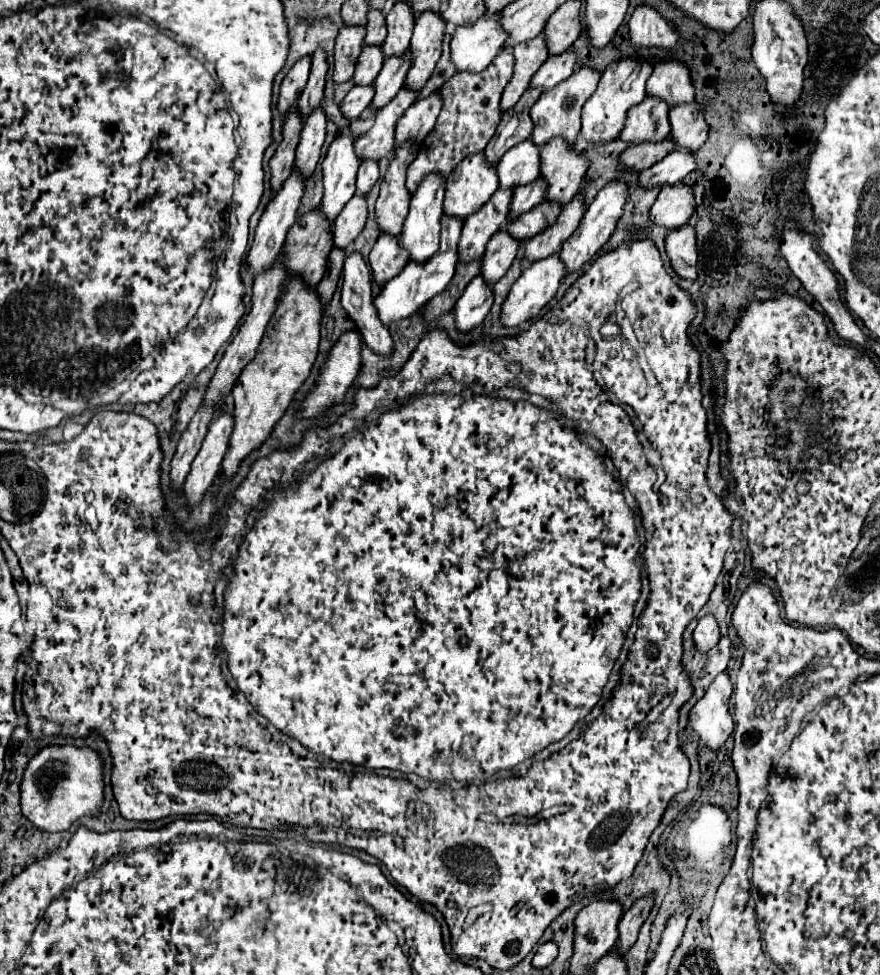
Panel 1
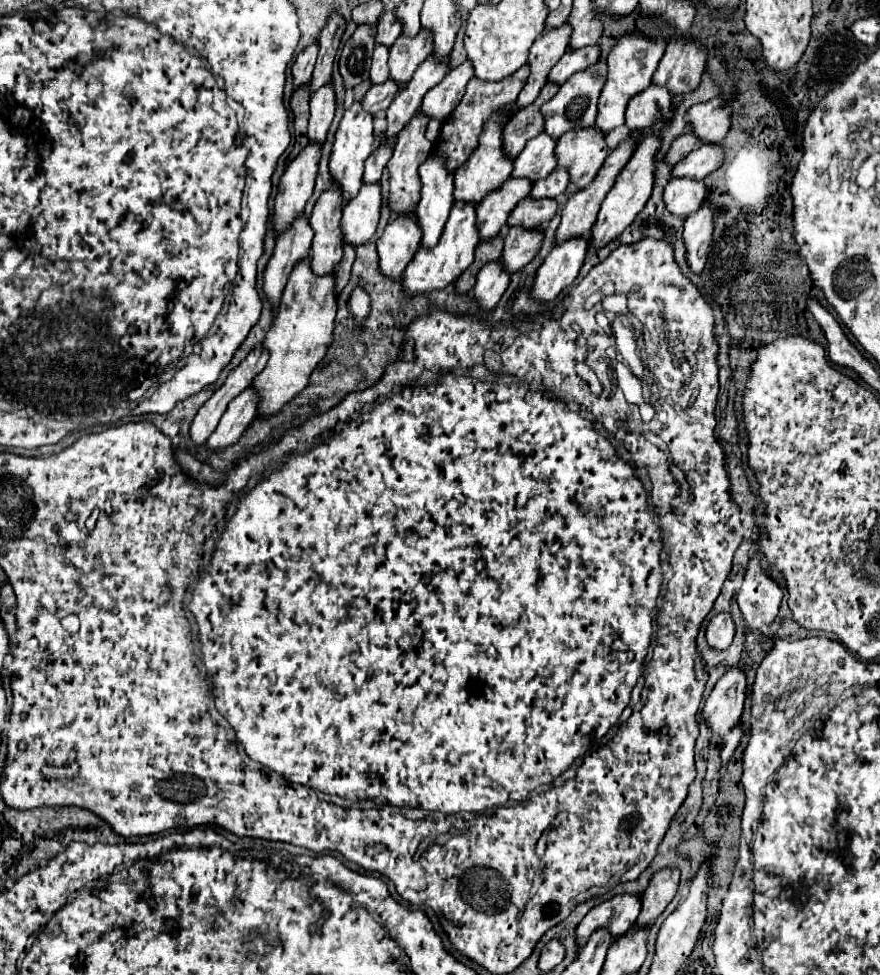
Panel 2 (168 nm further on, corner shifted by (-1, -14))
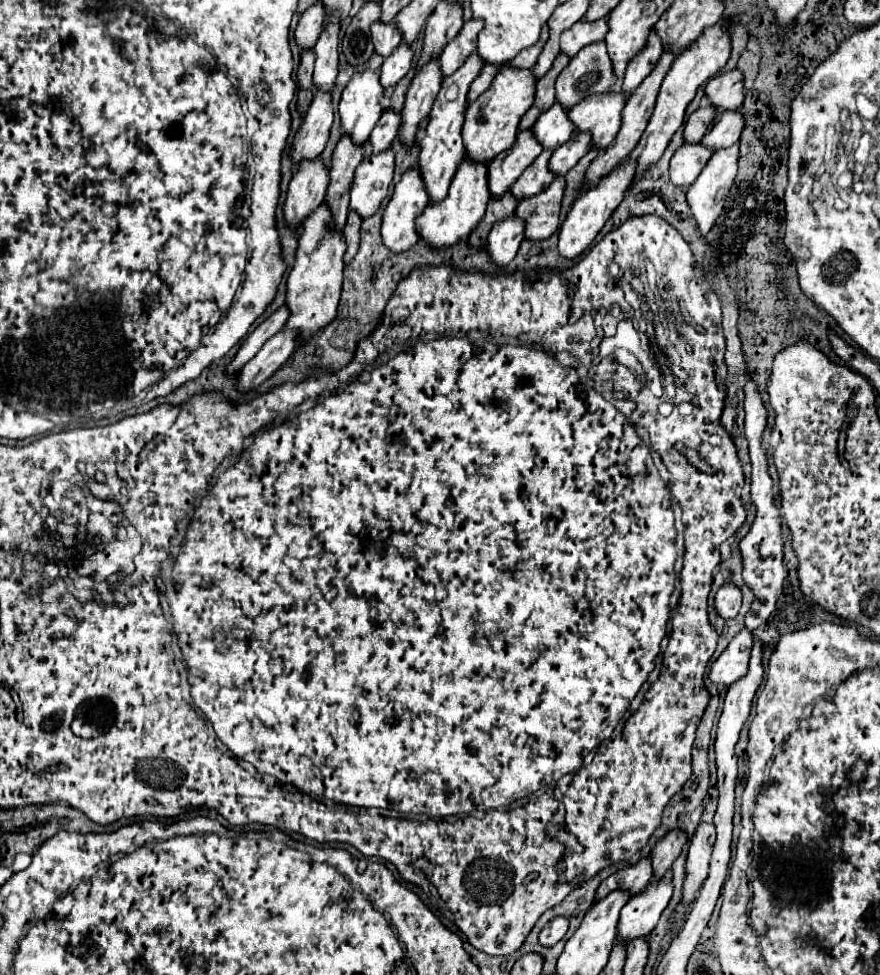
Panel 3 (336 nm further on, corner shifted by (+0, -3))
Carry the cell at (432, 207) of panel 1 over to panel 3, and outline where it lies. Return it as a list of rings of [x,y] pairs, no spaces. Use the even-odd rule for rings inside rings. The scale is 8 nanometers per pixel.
[[[474,51],[474,55],[470,55],[466,59],[466,63],[454,71],[454,75],[444,77],[442,81],[442,89],[434,101],[434,107],[430,109],[430,121],[426,127],[426,135],[420,143],[420,159],[418,159],[418,167],[422,171],[422,179],[426,183],[430,201],[432,199],[444,199],[450,181],[454,177],[454,171],[458,167],[458,163],[464,159],[464,143],[462,143],[462,123],[464,123],[464,113],[466,113],[466,101],[468,101],[468,91],[472,81],[478,77],[478,73],[484,67],[484,59],[478,55],[478,51]]]

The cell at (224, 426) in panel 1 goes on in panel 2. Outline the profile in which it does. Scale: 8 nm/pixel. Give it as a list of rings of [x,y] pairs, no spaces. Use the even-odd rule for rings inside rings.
[[[251,388],[243,390],[227,408],[227,412],[221,416],[215,432],[207,440],[207,450],[209,452],[219,452],[225,446],[233,446],[239,442],[243,432],[249,428],[249,424],[255,418],[255,406],[257,398]]]

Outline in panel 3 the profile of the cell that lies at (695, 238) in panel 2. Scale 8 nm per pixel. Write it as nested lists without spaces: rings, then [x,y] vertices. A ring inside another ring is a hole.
[[[738,143],[726,149],[716,149],[706,167],[702,169],[700,177],[686,193],[688,203],[692,207],[692,215],[698,221],[698,229],[702,231],[702,235],[706,235],[712,229],[714,221],[724,209],[726,195],[738,171],[738,157]]]

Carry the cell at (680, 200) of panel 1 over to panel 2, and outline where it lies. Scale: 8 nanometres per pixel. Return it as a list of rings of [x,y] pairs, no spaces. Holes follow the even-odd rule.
[[[673,178],[665,186],[663,202],[671,214],[685,218],[701,208],[705,196],[707,196],[707,192],[705,192],[705,184],[701,180]]]

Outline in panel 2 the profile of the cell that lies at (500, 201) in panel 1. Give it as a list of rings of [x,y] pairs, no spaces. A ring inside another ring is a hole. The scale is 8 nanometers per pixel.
[[[509,178],[499,190],[491,192],[483,202],[477,204],[477,230],[481,242],[495,238],[505,226],[515,206],[525,200],[531,192],[531,182],[525,178]]]

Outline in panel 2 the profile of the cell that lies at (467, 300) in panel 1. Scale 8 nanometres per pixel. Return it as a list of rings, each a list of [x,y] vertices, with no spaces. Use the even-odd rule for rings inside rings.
[[[491,262],[491,266],[485,266],[483,272],[479,272],[477,284],[473,288],[473,300],[479,304],[481,312],[489,312],[499,304],[507,284],[509,278],[503,274],[503,270],[499,270],[499,262]]]

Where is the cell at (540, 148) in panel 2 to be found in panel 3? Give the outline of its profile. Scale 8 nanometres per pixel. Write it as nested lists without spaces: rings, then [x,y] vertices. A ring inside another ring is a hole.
[[[554,103],[546,113],[542,113],[542,117],[538,117],[532,129],[544,149],[558,149],[572,137],[576,125],[570,121],[568,109],[560,103]]]

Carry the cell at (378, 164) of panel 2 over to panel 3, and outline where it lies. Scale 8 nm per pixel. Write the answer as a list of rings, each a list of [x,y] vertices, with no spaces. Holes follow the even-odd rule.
[[[390,109],[384,111],[380,121],[376,123],[372,135],[370,135],[372,151],[378,153],[378,151],[384,151],[386,147],[390,147],[390,143],[394,141],[396,133],[398,133],[398,127],[400,127],[400,115],[390,111]]]

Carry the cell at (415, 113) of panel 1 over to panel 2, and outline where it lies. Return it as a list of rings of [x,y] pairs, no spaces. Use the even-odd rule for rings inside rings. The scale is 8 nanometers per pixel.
[[[463,62],[459,68],[451,70],[435,88],[431,88],[421,104],[419,114],[425,114],[431,120],[445,122],[453,108],[459,104],[463,90],[471,78],[471,64]]]

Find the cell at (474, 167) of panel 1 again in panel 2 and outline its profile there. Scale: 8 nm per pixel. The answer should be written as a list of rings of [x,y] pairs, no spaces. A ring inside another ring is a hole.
[[[493,116],[479,138],[479,148],[475,150],[475,154],[471,154],[471,158],[455,172],[455,190],[453,190],[455,202],[479,204],[489,192],[499,190],[499,186],[503,186],[503,182],[511,176],[513,160],[505,158],[503,154],[503,140],[501,140],[503,126],[505,126],[505,120],[501,116]]]

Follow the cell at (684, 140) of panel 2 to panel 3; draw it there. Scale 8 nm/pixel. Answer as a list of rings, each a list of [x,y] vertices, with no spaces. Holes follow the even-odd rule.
[[[706,105],[706,107],[696,109],[688,117],[688,125],[684,129],[684,141],[700,141],[706,135],[708,125],[712,123],[714,117],[716,117],[716,107],[714,105]]]

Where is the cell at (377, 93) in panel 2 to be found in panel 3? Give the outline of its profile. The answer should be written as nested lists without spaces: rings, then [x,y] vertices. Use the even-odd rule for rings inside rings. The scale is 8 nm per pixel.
[[[400,43],[392,55],[386,57],[384,65],[380,67],[380,83],[382,87],[392,87],[396,85],[412,67],[412,57],[414,57],[414,51],[408,43]]]

